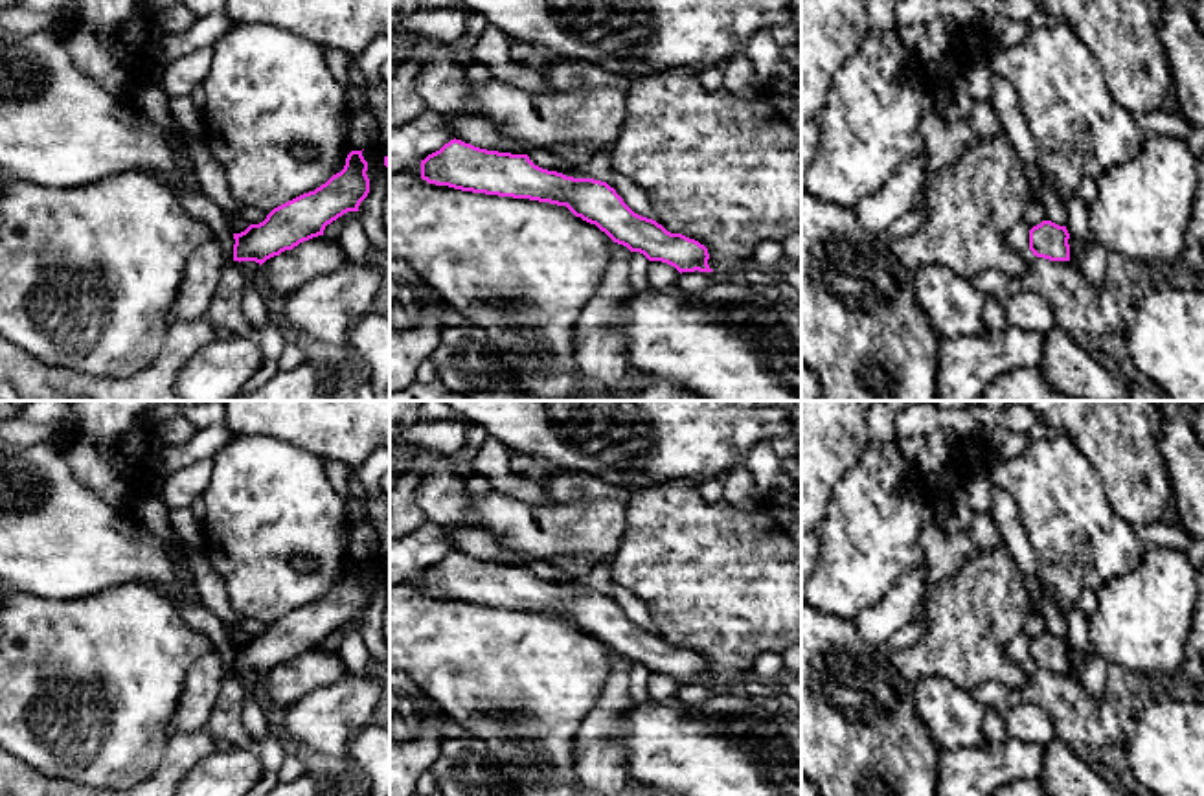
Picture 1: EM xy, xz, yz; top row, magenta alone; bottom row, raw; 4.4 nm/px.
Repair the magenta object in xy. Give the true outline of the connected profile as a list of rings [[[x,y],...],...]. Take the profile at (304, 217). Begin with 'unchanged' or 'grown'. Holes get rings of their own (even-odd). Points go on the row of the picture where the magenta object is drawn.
unchanged; [[[351,151],[344,169],[325,184],[274,208],[263,222],[233,233],[233,261],[263,265],[303,241],[324,235],[327,224],[347,211],[358,211],[369,193],[366,171],[362,151]]]

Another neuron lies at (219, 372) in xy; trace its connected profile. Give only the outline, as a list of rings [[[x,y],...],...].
[[[219,335],[180,370],[175,392],[180,401],[233,401],[263,362],[256,338]]]

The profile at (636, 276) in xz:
[[[632,252],[630,263],[629,263],[629,274],[627,274],[627,279],[632,290],[638,292],[638,290],[649,289],[647,267],[649,267],[649,259],[640,252]]]

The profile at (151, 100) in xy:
[[[143,83],[134,94],[134,103],[142,114],[156,123],[167,136],[176,162],[178,182],[175,193],[180,202],[195,219],[202,221],[211,230],[213,239],[221,244],[224,263],[233,261],[235,239],[230,222],[197,182],[187,142],[171,114],[167,94],[153,83]]]

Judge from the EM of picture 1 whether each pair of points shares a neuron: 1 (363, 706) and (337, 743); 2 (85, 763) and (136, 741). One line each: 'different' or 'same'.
1: same
2: same

